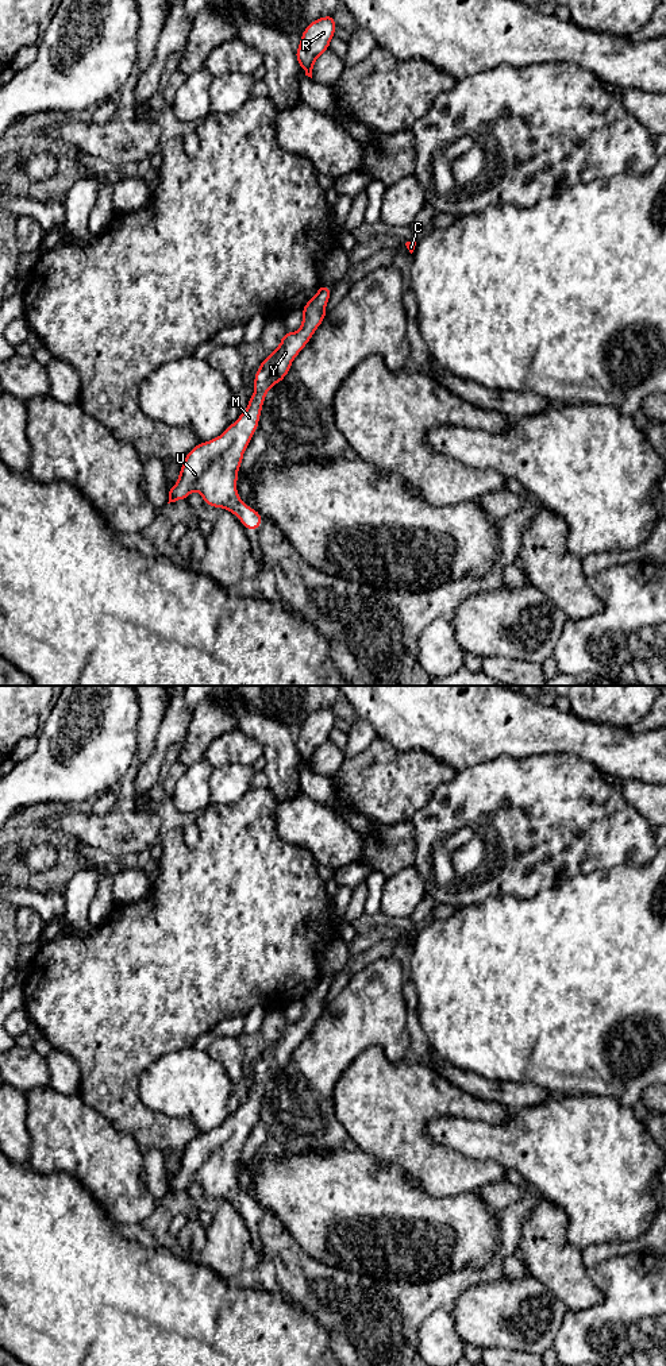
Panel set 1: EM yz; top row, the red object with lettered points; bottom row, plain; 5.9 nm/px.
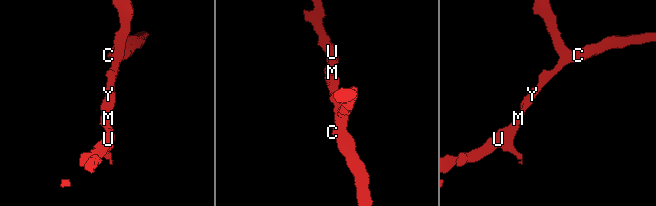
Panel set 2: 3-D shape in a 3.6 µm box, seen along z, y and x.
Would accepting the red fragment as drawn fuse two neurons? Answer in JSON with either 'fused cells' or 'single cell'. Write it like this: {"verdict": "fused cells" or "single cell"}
{"verdict": "single cell"}

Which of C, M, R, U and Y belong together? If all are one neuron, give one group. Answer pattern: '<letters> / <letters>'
C M R U Y

